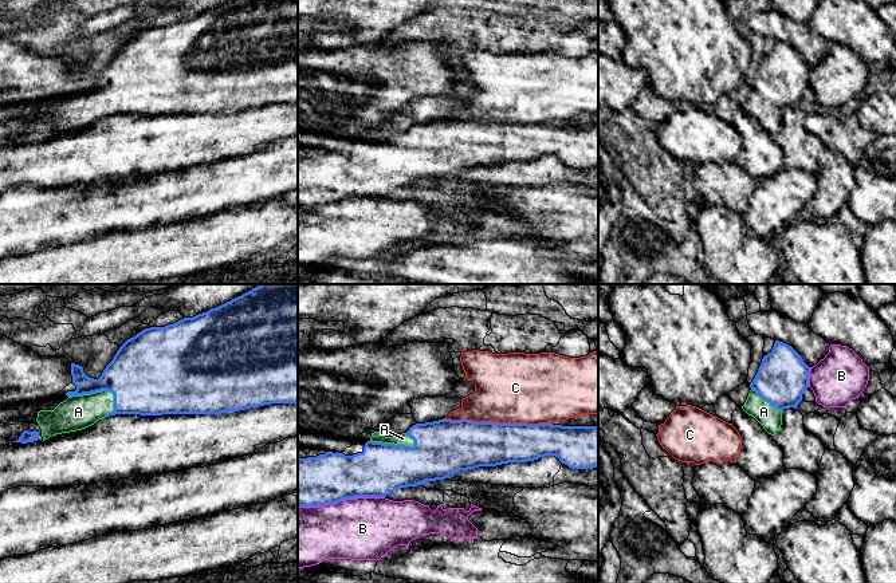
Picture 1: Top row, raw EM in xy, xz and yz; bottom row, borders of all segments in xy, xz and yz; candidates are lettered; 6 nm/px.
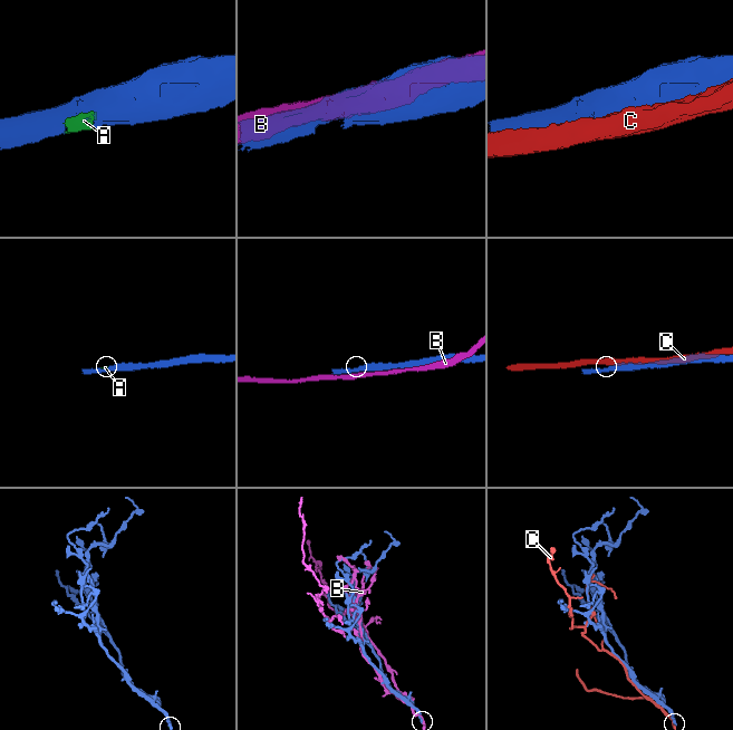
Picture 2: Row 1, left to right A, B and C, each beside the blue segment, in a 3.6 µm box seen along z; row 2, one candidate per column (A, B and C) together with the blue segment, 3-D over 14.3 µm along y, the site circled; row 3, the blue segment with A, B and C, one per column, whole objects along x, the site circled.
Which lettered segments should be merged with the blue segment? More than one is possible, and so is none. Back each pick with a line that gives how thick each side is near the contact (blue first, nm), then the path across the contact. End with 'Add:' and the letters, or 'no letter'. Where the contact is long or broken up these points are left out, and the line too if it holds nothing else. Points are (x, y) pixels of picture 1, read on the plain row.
A: 380 nm thick on the blue side, 200 nm on the other
Add: A

